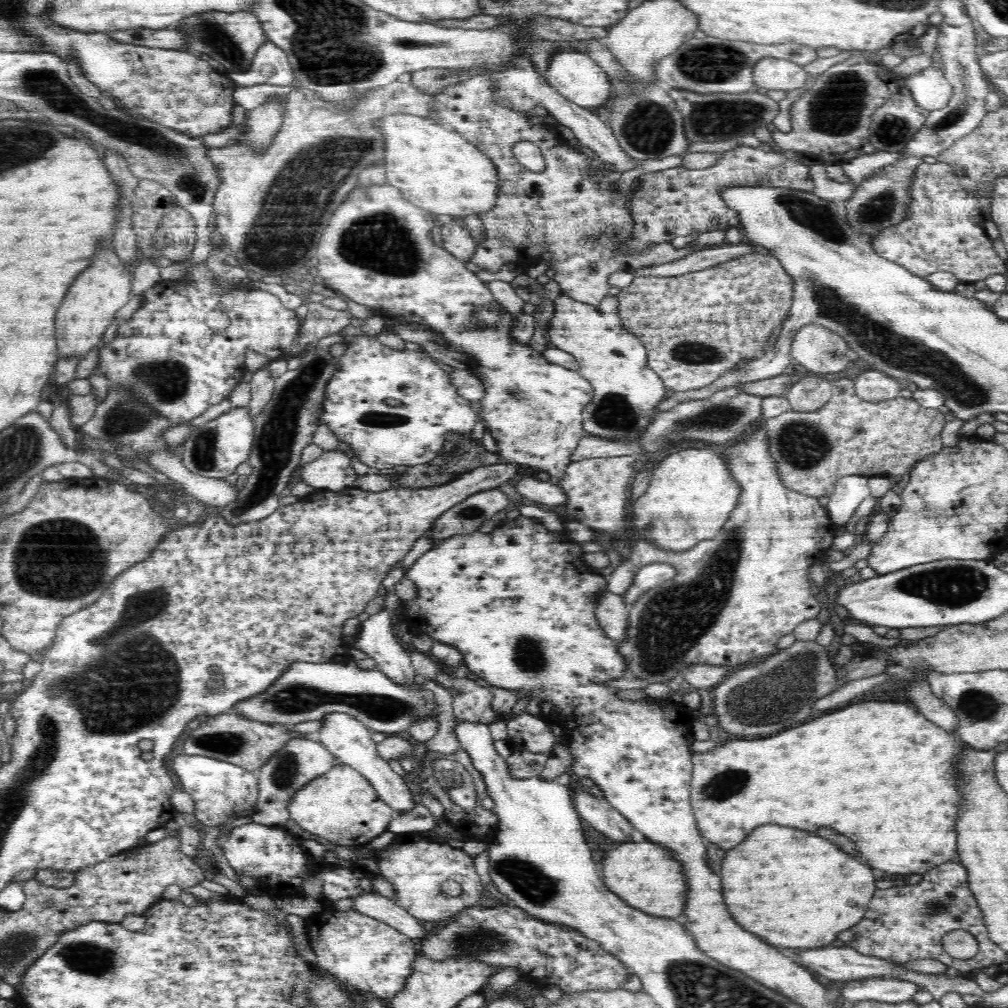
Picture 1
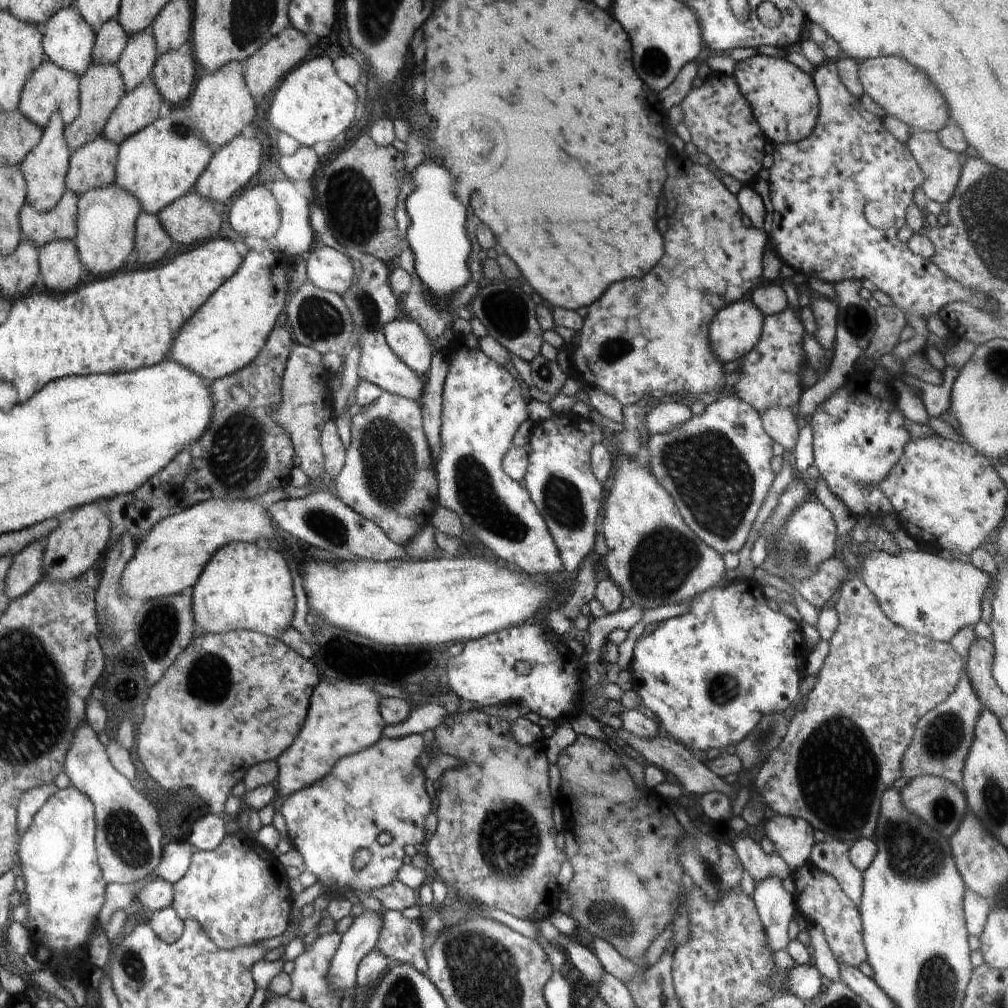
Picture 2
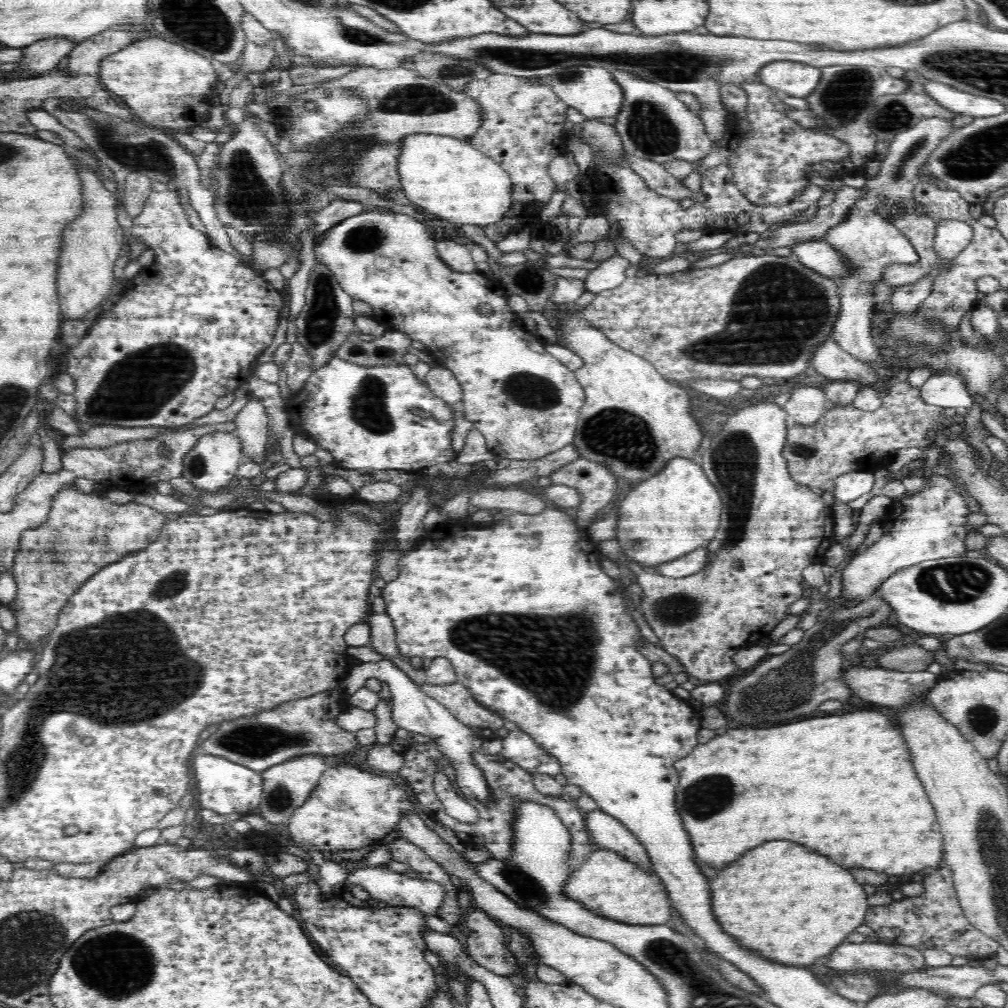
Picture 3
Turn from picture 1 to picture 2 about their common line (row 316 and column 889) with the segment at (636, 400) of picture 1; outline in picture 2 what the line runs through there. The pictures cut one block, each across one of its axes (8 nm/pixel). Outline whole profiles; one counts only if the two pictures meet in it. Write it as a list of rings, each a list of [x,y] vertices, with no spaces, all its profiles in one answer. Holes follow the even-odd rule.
[[[902,549],[896,553],[878,550],[868,553],[861,565],[860,580],[874,595],[888,620],[917,635],[948,643],[960,629],[966,625],[975,625],[980,620],[980,600],[988,586],[989,576],[978,570],[967,558],[950,562],[920,549]]]

